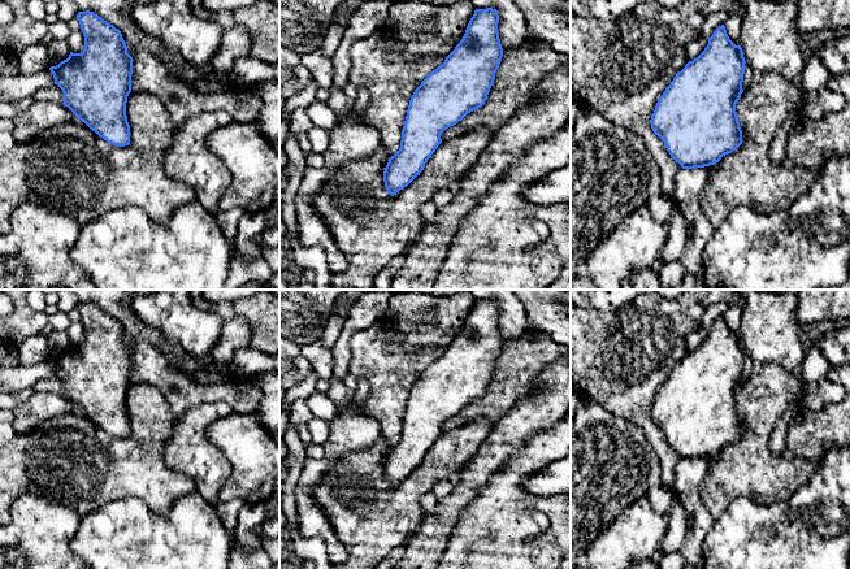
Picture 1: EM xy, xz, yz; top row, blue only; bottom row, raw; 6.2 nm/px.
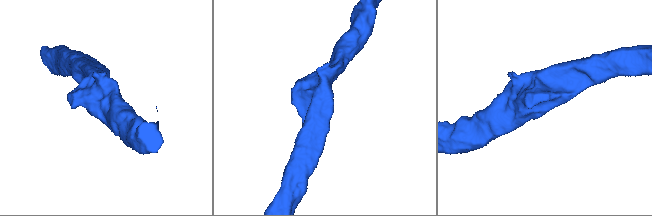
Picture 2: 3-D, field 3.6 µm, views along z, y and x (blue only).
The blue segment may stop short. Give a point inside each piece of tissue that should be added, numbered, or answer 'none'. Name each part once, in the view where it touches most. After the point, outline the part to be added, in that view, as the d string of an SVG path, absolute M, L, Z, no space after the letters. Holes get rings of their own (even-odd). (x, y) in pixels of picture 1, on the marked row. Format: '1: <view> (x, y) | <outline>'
none

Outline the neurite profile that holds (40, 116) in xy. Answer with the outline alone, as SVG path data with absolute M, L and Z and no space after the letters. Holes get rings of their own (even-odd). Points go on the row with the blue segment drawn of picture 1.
M35 101L13 120L13 136L16 143L26 143L47 129L75 120L77 116L61 103Z

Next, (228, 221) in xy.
M238 208L224 213L217 212L217 222L222 230L224 236L233 248L235 247L235 234L238 230L238 223L243 214L244 212Z

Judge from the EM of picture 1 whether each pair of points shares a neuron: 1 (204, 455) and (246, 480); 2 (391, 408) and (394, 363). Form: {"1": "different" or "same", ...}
{"1": "different", "2": "same"}

